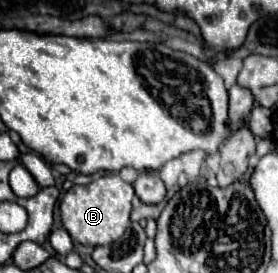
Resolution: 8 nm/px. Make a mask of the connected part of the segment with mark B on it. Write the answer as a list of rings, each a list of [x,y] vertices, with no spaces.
[[[102,174],[94,178],[88,186],[72,186],[62,202],[60,214],[62,224],[72,236],[72,240],[84,246],[102,246],[116,242],[130,224],[130,208],[132,208],[134,188],[132,184],[124,182],[118,174]]]

